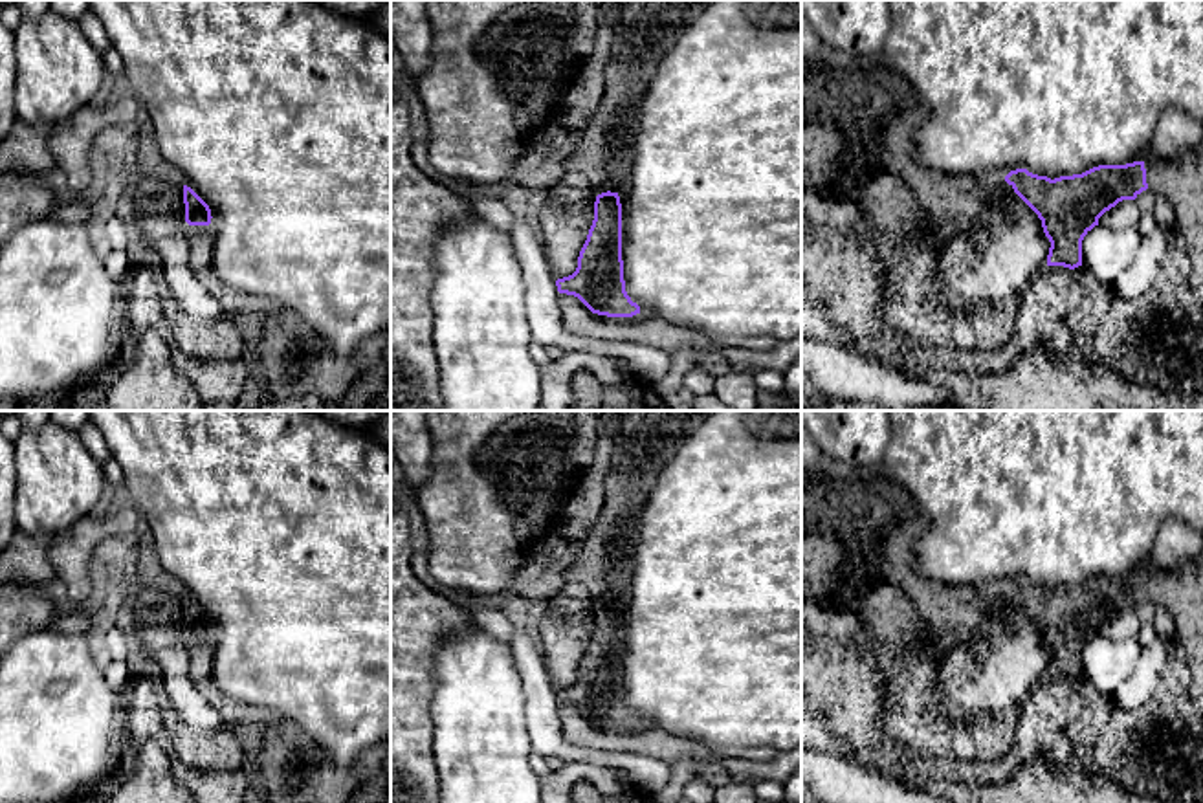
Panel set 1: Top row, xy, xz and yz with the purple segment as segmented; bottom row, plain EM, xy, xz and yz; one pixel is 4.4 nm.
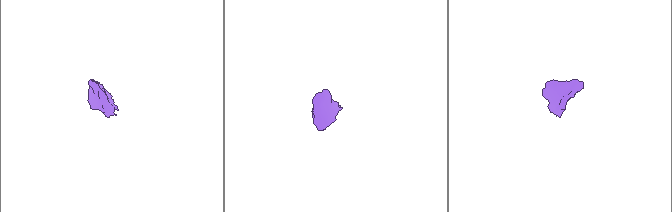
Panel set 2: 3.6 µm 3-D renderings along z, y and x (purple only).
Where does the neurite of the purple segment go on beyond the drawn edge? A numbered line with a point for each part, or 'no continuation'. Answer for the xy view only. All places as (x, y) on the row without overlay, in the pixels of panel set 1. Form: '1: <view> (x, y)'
no continuation

